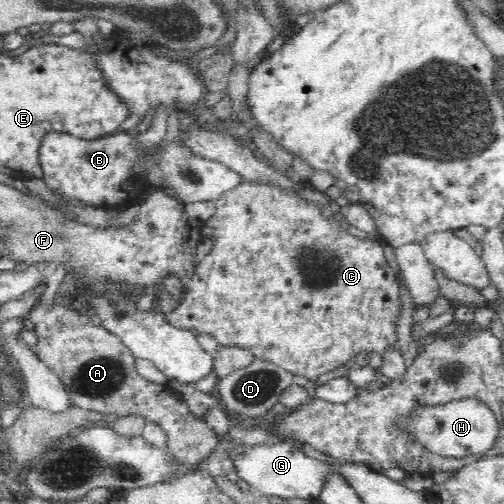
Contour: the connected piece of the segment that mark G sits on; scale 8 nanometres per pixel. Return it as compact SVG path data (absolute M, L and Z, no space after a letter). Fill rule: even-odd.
M292 440L280 441L276 444L262 443L243 448L244 453L233 459L239 478L245 480L251 489L267 496L317 499L322 485L322 476L330 470L326 461L320 461L305 455L301 445Z

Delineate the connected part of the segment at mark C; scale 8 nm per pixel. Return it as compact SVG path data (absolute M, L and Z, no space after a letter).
M244 181L232 190L226 191L215 200L215 213L212 218L205 221L201 228L203 238L216 236L212 252L195 266L193 278L184 286L183 300L177 308L166 316L168 323L182 329L195 329L198 333L214 337L222 346L240 347L250 349L254 358L273 362L276 366L284 368L293 375L303 376L309 381L318 379L326 372L346 365L362 352L375 352L380 355L389 347L397 347L397 324L401 315L401 302L399 298L399 284L392 266L386 262L383 244L372 239L362 239L348 233L337 221L328 218L320 205L302 199L296 191L278 189L276 186L263 185Z

